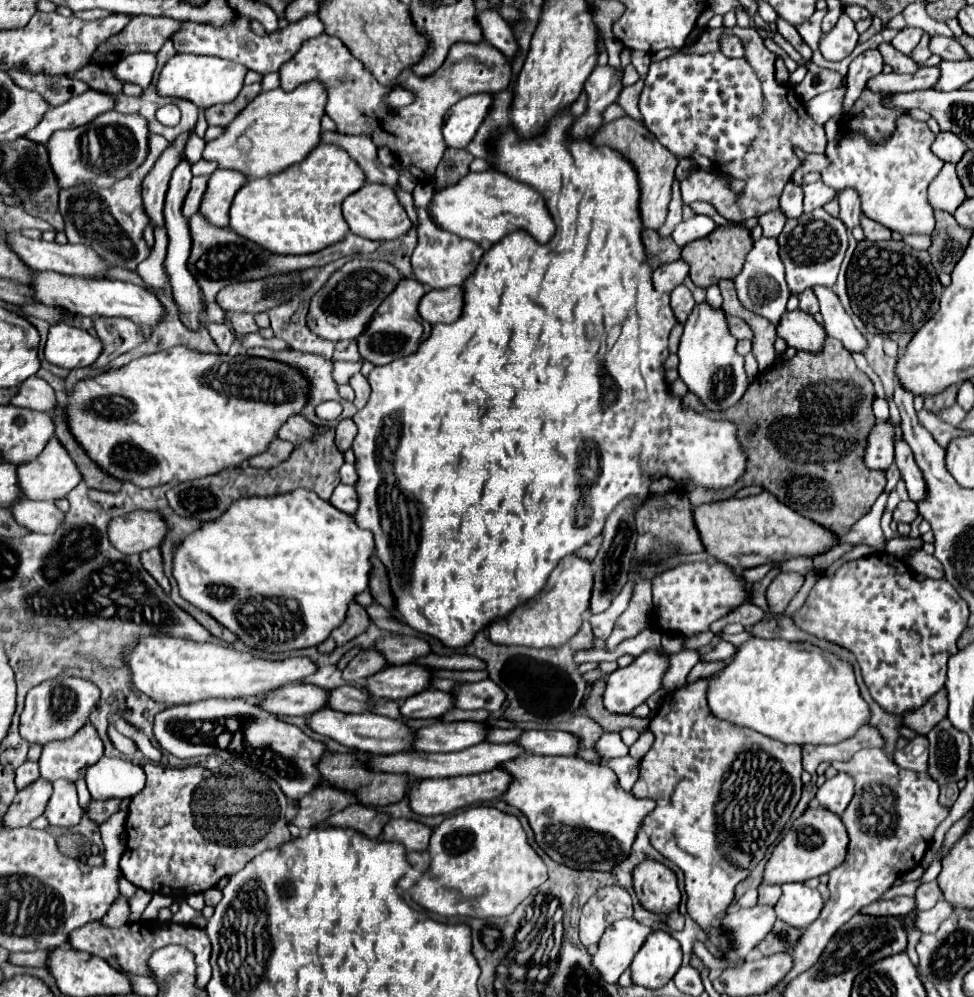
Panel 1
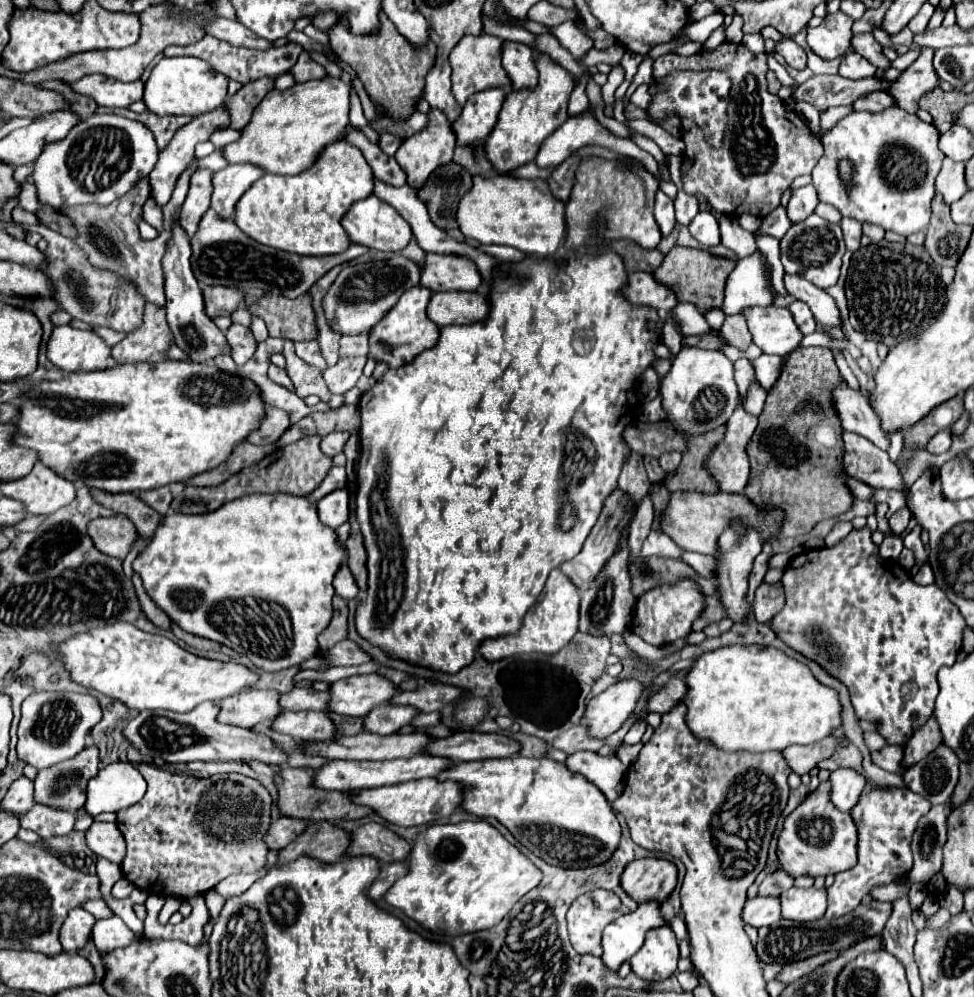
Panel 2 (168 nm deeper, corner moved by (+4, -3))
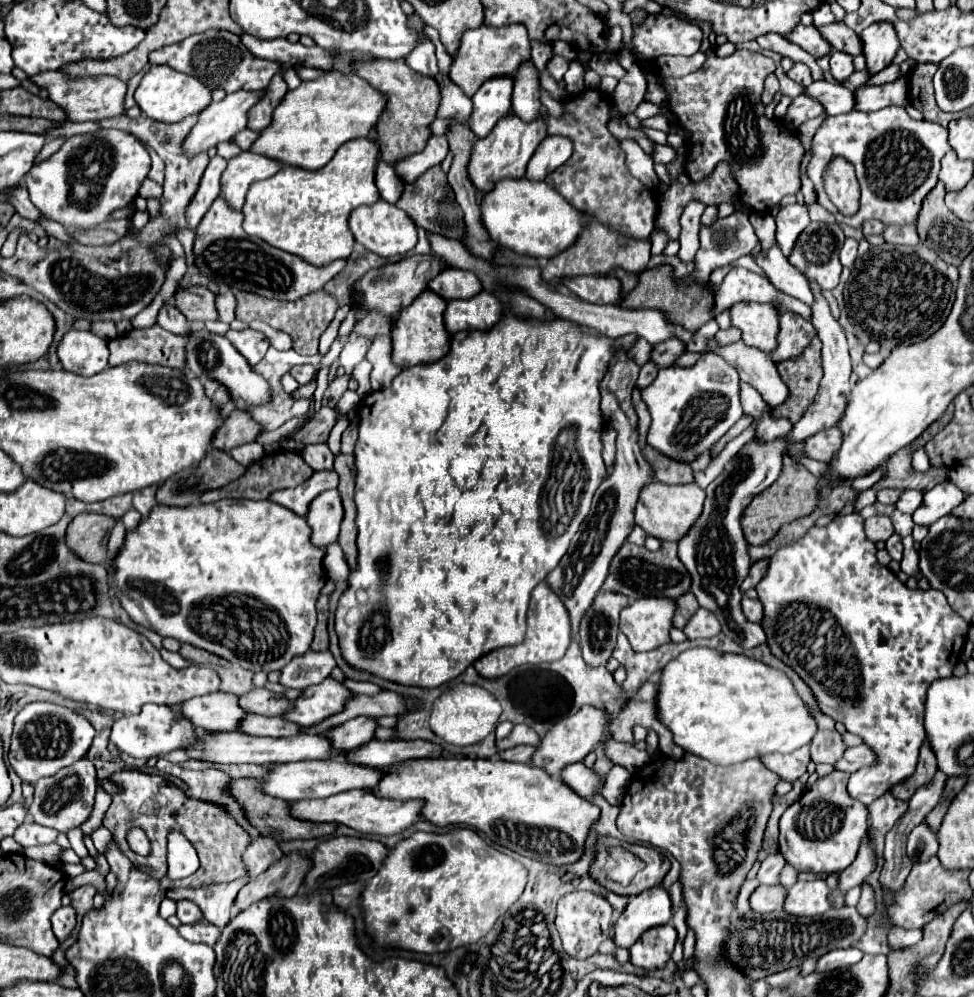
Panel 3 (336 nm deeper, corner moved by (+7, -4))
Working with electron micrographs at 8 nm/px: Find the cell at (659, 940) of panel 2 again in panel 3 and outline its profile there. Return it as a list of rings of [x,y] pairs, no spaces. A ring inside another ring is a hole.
[[[663,924],[653,930],[647,930],[629,948],[631,962],[645,970],[661,968],[671,958],[675,942],[677,942],[677,932],[675,932],[673,924]]]

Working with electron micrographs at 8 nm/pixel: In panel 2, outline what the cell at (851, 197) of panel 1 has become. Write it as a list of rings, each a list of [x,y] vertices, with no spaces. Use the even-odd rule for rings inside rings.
[[[842,217],[840,221],[840,227],[842,227],[842,233],[844,233],[844,241],[846,241],[846,247],[850,251],[856,251],[860,247],[860,237],[862,237],[862,223],[856,221],[856,219],[848,219],[848,217]]]

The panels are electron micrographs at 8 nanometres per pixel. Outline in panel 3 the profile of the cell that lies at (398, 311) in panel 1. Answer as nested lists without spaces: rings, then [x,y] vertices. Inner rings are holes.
[[[431,290],[419,294],[405,310],[401,310],[393,322],[391,338],[393,338],[393,362],[401,368],[417,366],[417,364],[431,364],[443,358],[449,352],[449,332],[443,322],[443,312],[447,308],[447,300],[437,296]]]

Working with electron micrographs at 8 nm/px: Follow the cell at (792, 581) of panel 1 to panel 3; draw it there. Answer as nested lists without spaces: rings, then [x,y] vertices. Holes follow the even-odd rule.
[[[743,596],[741,610],[745,612],[747,620],[751,620],[751,622],[759,622],[763,618],[763,606],[759,604],[759,600],[751,600],[751,598]]]

